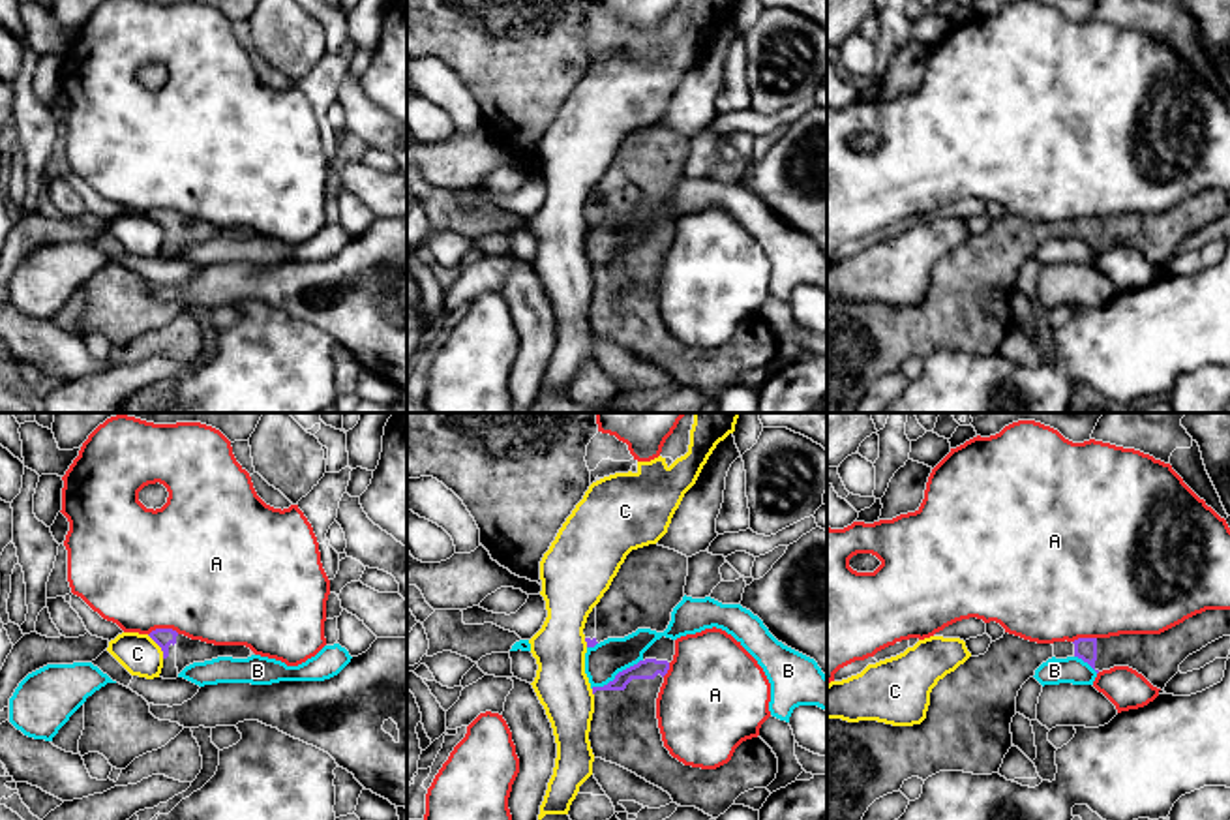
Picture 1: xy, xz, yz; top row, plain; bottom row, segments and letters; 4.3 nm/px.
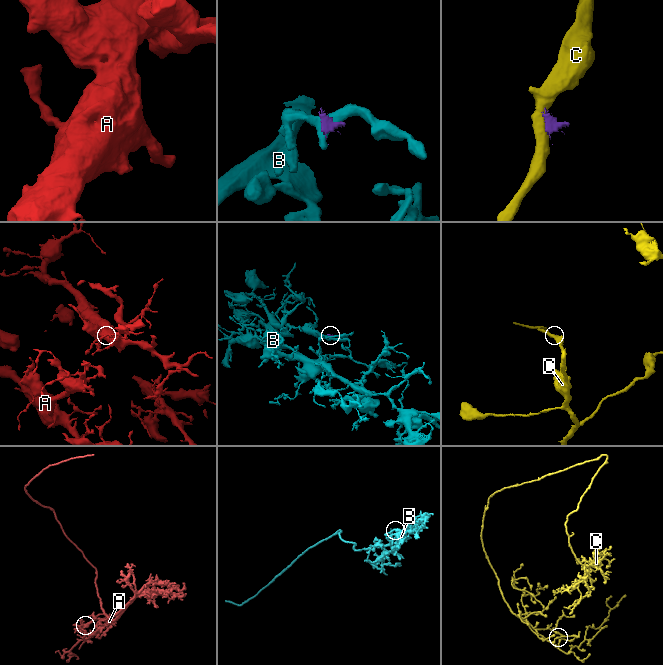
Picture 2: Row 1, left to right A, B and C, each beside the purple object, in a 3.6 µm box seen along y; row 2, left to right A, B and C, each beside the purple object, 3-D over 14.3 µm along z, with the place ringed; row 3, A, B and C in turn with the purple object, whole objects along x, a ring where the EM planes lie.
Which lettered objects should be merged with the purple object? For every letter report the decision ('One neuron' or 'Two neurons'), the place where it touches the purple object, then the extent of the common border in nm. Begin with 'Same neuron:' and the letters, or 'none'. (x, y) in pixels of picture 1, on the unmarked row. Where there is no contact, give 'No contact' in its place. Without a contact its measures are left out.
Same neuron: none
A: Two neurons. Touches purple at xy (164, 209). Shared border 140 nm
B: Two neurons. Touches purple at xz (615, 256). Shared border 260 nm
C: Two neurons. Touches purple at xy (158, 224). Shared border 130 nm

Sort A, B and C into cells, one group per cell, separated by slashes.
A / B / C

